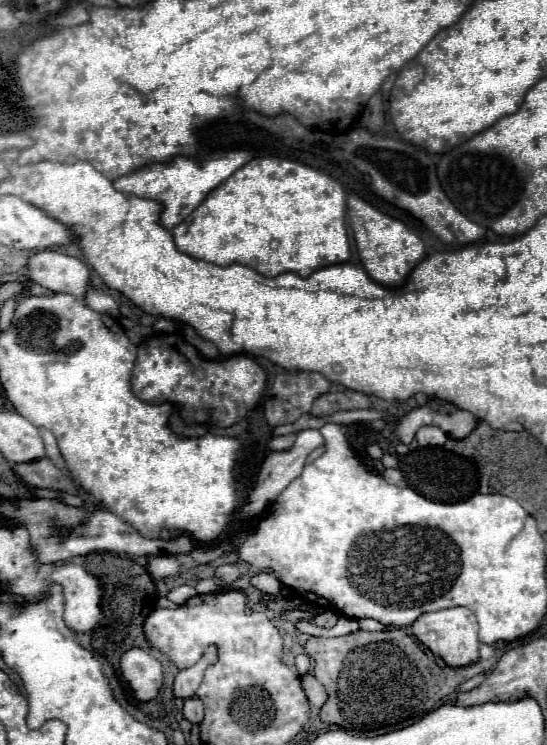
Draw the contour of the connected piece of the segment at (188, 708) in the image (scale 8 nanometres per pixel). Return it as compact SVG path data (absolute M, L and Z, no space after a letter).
M194 696L194 698L184 700L182 714L184 714L184 718L186 718L188 722L192 722L192 724L200 724L200 722L202 722L202 718L204 718L204 706L202 706L200 698L196 698L196 696Z

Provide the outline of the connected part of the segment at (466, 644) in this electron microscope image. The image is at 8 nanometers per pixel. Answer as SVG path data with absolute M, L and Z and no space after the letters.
M446 608L438 612L428 612L420 616L412 624L414 636L432 650L432 654L440 656L448 666L468 666L478 660L478 624L476 616L468 608Z

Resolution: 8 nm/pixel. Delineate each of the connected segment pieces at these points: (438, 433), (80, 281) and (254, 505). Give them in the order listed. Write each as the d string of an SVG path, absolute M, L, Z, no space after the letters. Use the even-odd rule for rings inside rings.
M422 426L416 432L416 442L420 446L442 446L446 440L446 434L438 426Z
M42 250L28 260L30 280L52 292L74 294L84 298L90 286L90 270L80 258L66 256L56 250Z
M302 430L296 434L296 442L292 448L288 450L282 450L282 452L270 452L270 456L264 460L260 472L258 472L258 480L254 484L254 488L250 490L250 496L248 496L248 504L242 508L242 518L250 518L250 516L256 516L260 514L268 504L272 504L278 494L302 472L304 464L306 464L306 456L324 444L324 438L320 434L320 430Z

